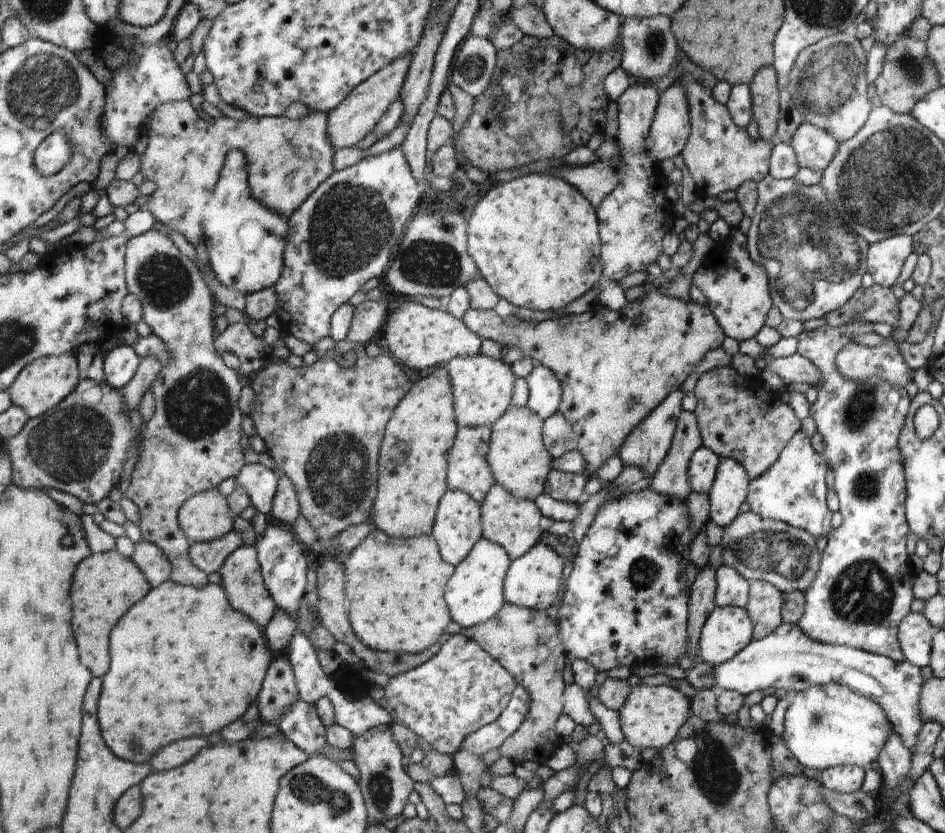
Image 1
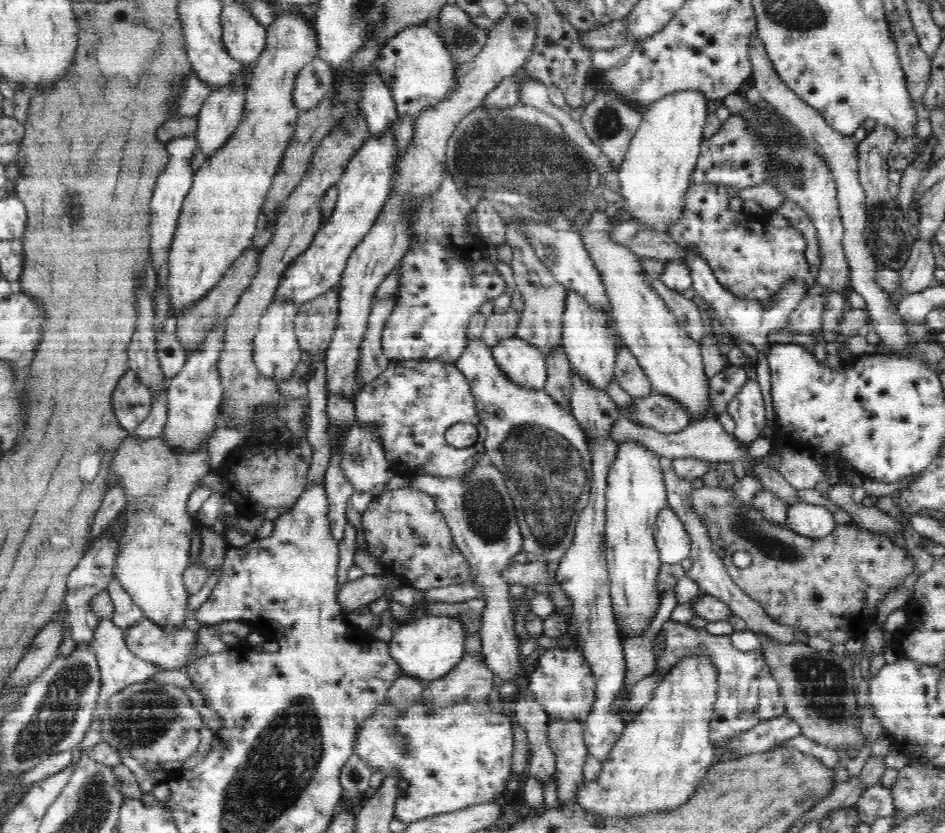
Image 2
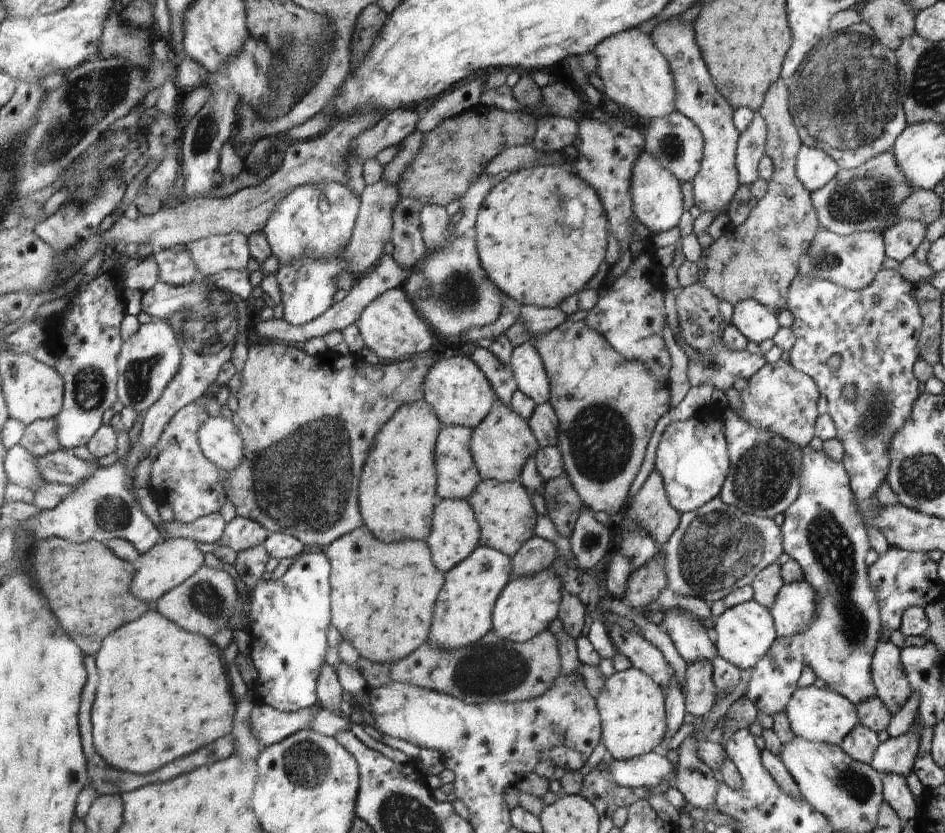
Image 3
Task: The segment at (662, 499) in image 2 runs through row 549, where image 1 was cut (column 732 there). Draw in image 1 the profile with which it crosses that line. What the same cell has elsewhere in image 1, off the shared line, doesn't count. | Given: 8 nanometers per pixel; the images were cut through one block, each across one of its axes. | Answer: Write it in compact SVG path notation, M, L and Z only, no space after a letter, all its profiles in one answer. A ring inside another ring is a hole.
M715 607L702 626L697 658L713 667L728 662L753 642L753 627L746 608Z

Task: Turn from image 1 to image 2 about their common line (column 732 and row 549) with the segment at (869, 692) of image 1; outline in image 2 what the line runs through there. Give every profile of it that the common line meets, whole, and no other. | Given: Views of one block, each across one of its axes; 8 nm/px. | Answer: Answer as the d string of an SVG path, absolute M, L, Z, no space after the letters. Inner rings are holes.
M666 506L662 508L656 520L655 543L659 549L662 564L681 563L688 558L691 550L691 539L684 524L676 513Z

